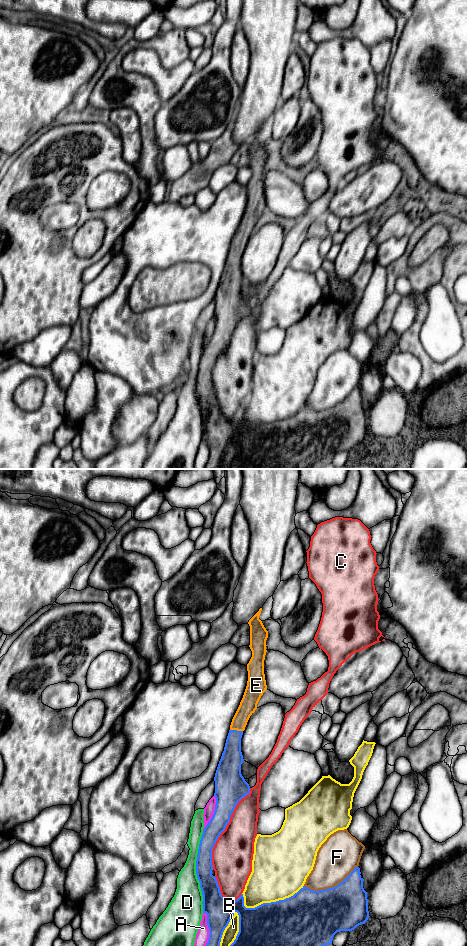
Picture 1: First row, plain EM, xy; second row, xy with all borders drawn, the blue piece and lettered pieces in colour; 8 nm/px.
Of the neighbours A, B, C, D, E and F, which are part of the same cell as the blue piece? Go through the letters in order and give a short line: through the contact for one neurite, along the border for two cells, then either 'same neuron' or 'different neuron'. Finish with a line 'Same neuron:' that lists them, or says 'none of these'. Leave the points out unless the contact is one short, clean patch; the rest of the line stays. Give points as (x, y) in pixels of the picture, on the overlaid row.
A: different neuron
B: different neuron
C: different neuron
D: different neuron
E: line xy (232, 758), (232, 746), (236, 730), (239, 720), (248, 705); same neuron
F: different neuron
Same neuron: E

